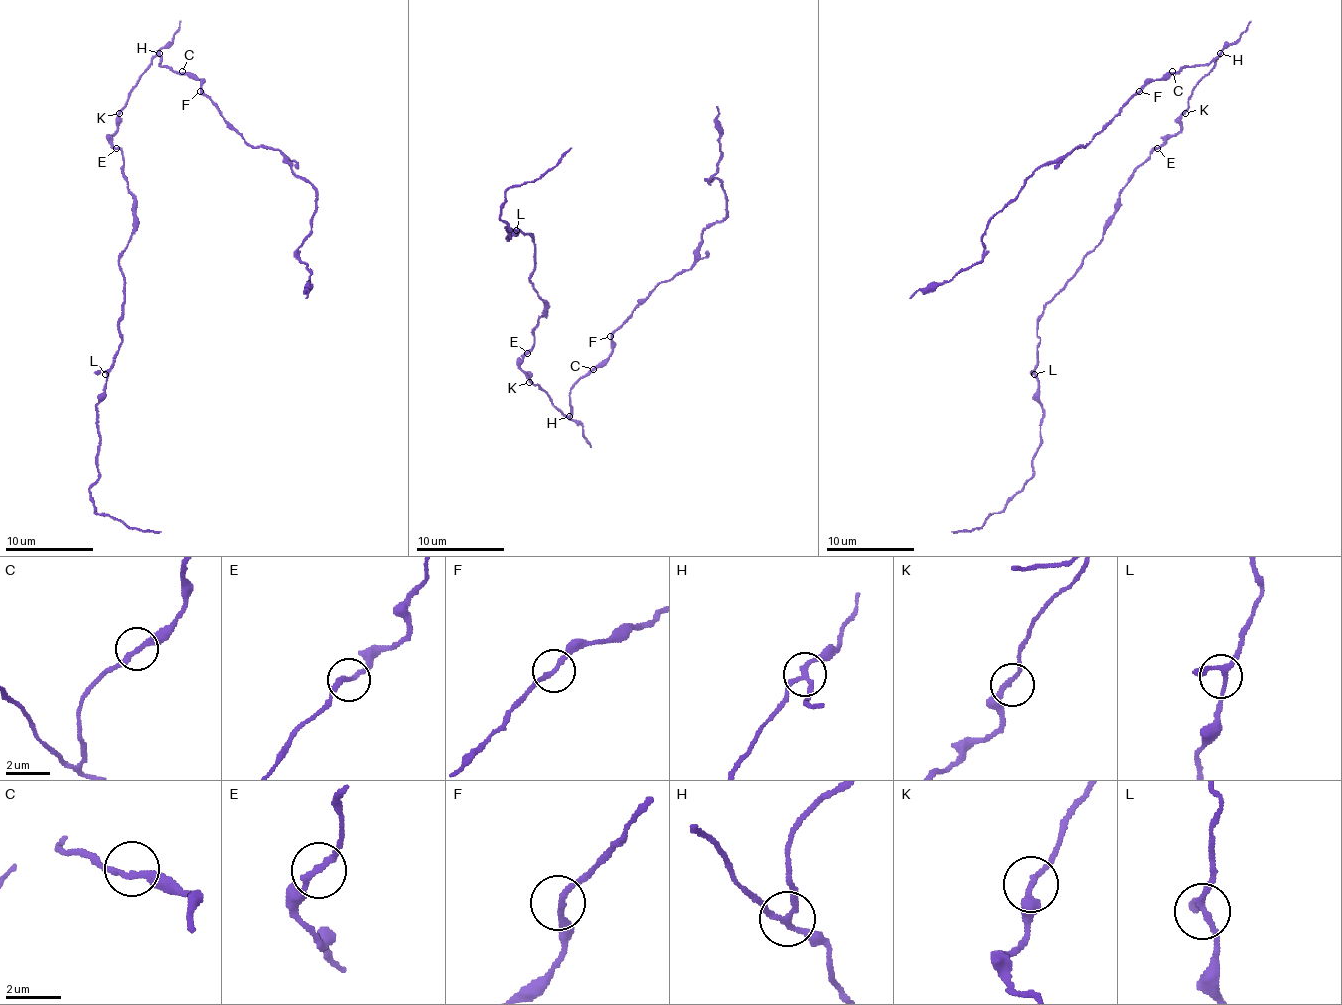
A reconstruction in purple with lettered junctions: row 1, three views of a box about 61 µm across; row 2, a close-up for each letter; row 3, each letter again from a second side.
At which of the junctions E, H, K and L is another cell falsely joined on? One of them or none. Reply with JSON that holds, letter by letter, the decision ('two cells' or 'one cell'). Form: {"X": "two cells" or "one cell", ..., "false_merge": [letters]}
{"E": "one cell", "H": "two cells", "K": "one cell", "L": "one cell", "false_merge": ["H"]}

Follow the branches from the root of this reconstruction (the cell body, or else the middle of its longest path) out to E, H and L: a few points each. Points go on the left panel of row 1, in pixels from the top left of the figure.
E: (119, 120), (119, 128), (110, 137), (116, 148)
H: (119, 120), (132, 87), (158, 54)
L: (119, 120), (110, 142), (123, 157), (123, 177), (134, 201), (134, 229), (119, 260), (121, 343), (105, 374)

